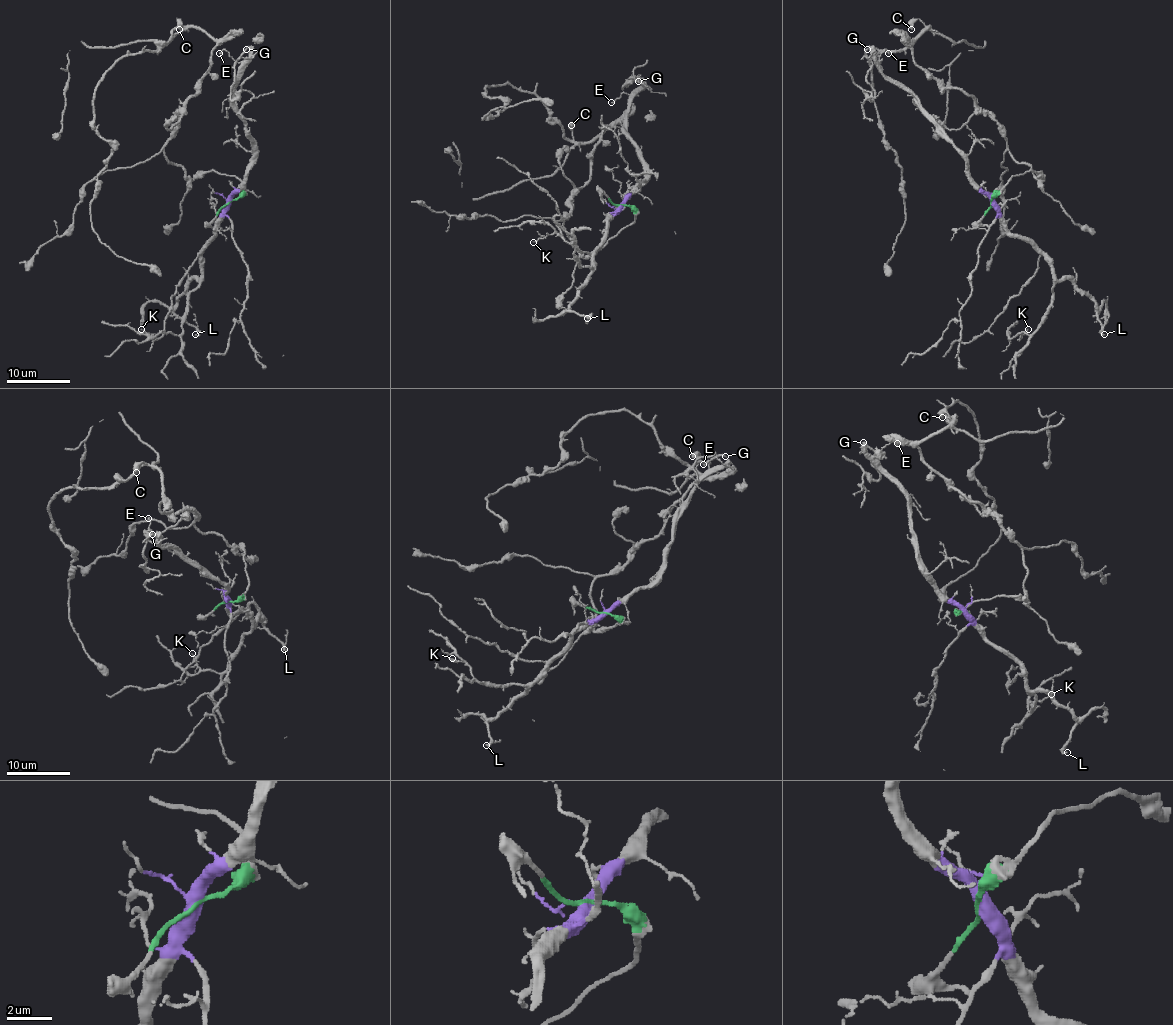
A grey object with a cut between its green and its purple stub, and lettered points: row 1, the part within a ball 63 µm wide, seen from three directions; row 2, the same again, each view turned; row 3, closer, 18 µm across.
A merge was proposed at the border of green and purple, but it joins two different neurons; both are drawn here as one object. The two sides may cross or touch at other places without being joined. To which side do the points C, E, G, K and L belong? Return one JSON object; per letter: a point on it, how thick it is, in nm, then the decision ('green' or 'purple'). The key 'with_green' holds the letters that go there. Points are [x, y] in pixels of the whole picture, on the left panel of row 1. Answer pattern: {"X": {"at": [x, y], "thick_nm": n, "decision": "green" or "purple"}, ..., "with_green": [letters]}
{"C": {"at": [179, 29], "thick_nm": 440, "decision": "green"}, "E": {"at": [219, 53], "thick_nm": 110, "decision": "purple"}, "G": {"at": [246, 49], "thick_nm": 200, "decision": "purple"}, "K": {"at": [141, 329], "thick_nm": 90, "decision": "purple"}, "L": {"at": [195, 334], "thick_nm": 240, "decision": "purple"}, "with_green": ["C"]}

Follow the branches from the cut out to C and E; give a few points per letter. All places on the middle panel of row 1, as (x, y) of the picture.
C: (621, 205), (634, 221), (586, 255), (563, 236), (556, 224), (608, 127), (583, 141), (570, 126)
E: (621, 205), (643, 179), (643, 164), (627, 135), (627, 100), (632, 92), (623, 92), (612, 102)

